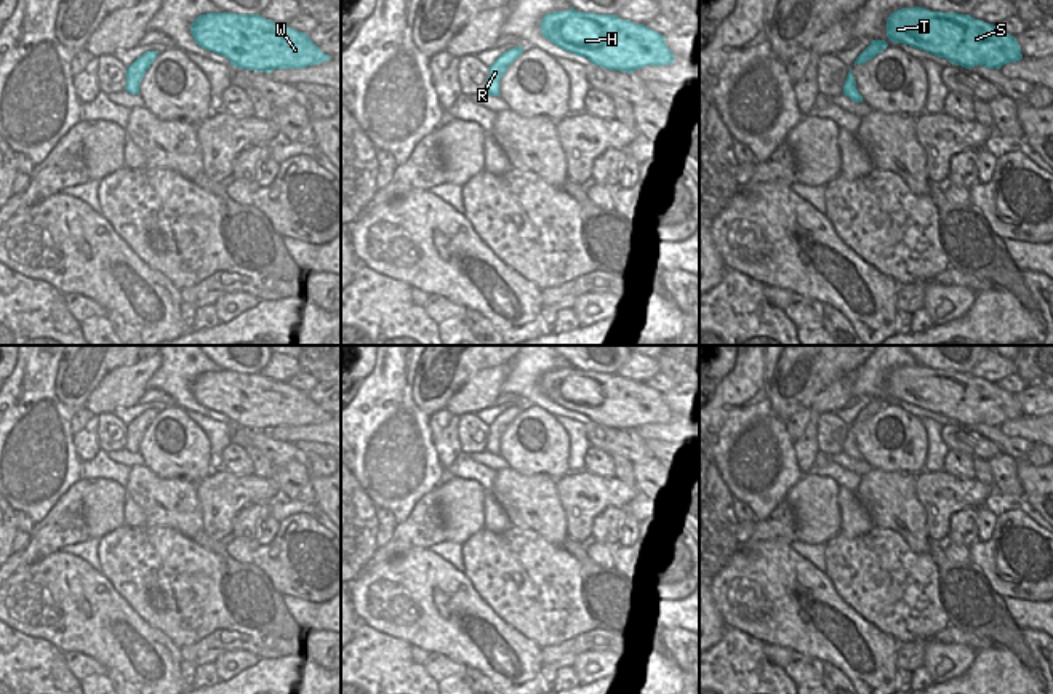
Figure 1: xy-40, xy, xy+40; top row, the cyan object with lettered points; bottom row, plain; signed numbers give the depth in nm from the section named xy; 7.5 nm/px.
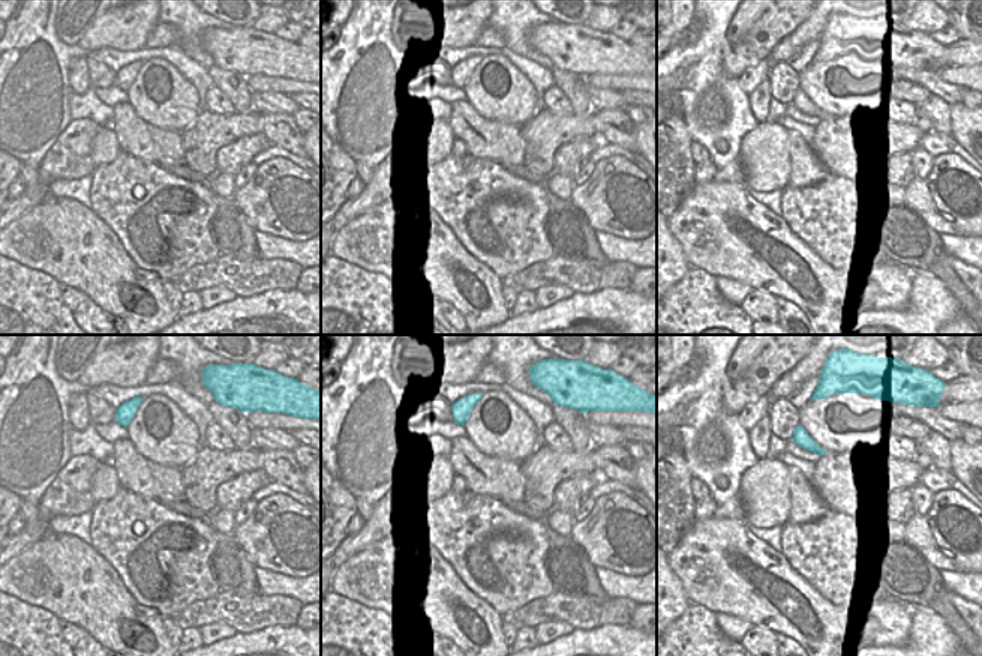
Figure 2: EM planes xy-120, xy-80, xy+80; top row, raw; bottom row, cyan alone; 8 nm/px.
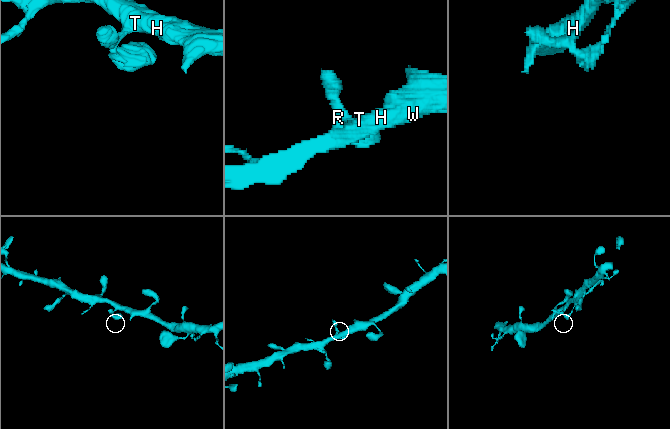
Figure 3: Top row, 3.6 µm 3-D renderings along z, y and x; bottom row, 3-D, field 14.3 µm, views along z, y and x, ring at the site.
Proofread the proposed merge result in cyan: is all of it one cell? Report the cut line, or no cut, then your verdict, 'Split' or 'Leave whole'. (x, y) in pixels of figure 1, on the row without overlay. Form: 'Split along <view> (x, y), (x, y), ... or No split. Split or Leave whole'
No split. Leave whole

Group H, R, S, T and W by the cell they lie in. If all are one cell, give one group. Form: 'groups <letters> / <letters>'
groups H R S T W

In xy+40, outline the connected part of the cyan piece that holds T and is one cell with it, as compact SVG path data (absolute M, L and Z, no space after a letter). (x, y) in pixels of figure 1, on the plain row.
M901 366L887 377L887 395L955 424L1000 427L1023 417L1016 397L970 373Z

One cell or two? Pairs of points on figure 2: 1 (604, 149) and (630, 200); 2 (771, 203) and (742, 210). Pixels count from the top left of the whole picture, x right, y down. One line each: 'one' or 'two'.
1: two
2: two

